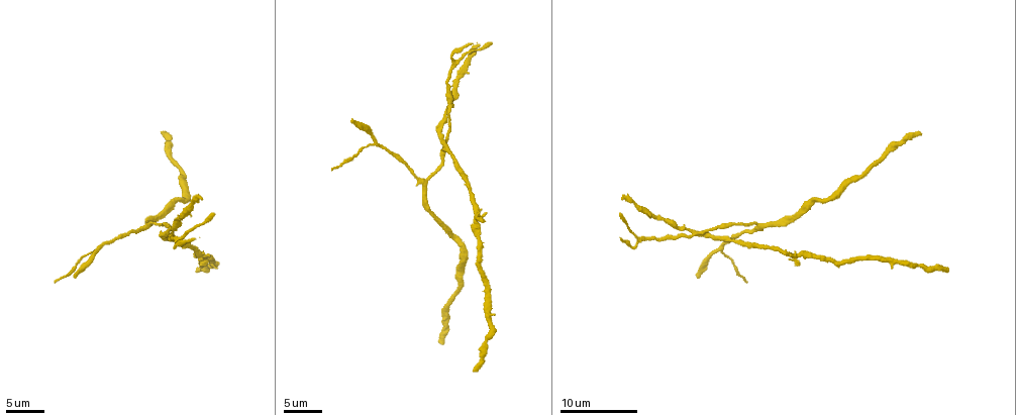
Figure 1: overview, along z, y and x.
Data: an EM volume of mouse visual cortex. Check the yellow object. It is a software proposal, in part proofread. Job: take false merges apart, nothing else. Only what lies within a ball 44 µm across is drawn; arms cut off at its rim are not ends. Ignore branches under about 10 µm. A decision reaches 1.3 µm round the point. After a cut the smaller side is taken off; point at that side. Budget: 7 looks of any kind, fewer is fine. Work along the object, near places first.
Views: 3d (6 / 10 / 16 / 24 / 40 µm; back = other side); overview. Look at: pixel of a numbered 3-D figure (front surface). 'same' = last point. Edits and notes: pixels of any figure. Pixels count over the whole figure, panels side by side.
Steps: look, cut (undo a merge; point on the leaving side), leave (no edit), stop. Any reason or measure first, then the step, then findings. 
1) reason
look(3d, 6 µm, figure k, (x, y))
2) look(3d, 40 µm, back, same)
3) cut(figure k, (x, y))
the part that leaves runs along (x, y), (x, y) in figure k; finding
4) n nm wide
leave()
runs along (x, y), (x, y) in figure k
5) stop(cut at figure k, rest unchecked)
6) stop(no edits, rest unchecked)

four-way junction
look(3d, 10 µm, figure 1, (680, 233))

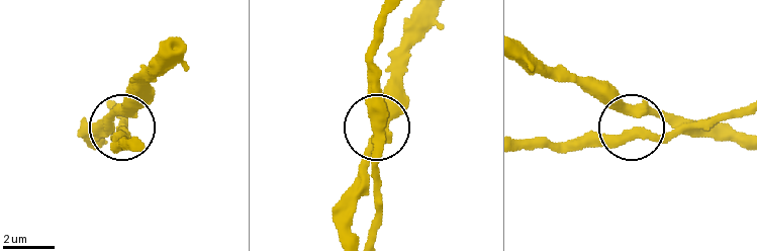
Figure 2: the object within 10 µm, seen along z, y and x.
look(3d, 10 µm, back, figure 2, (376, 130))

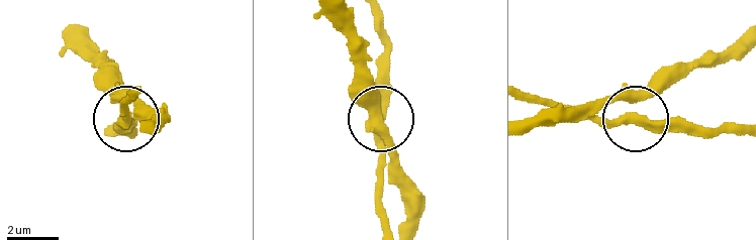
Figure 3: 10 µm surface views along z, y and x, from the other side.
leave()
runs along (393, 183), (393, 158), (374, 113), (374, 83) in figure 3; one cell here

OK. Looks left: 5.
three-way junction
look(3d, 10 µm, figure 1, (761, 229))

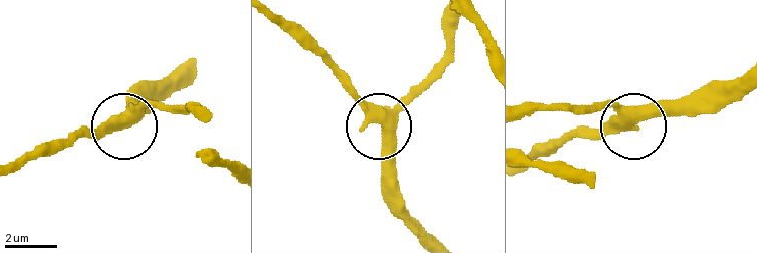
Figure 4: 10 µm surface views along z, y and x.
3 arms
leave()
runs along (524, 115), (616, 107), (631, 122), (572, 131) in figure 4; all the same cell

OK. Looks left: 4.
look(3d, 16 µm, figure 1, (375, 145))

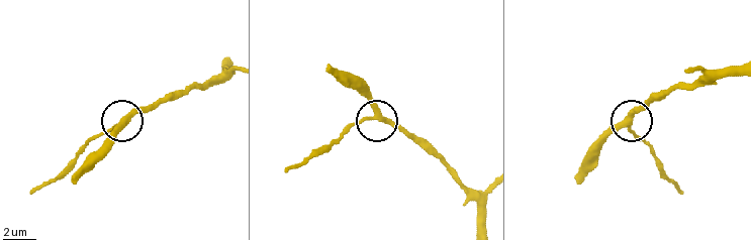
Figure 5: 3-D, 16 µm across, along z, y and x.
leave()
runs along (484, 190), (464, 188), (390, 125), (370, 118), (339, 138) in figure 5; all the same cell

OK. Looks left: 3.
stop(no edits, rest unchecked)

